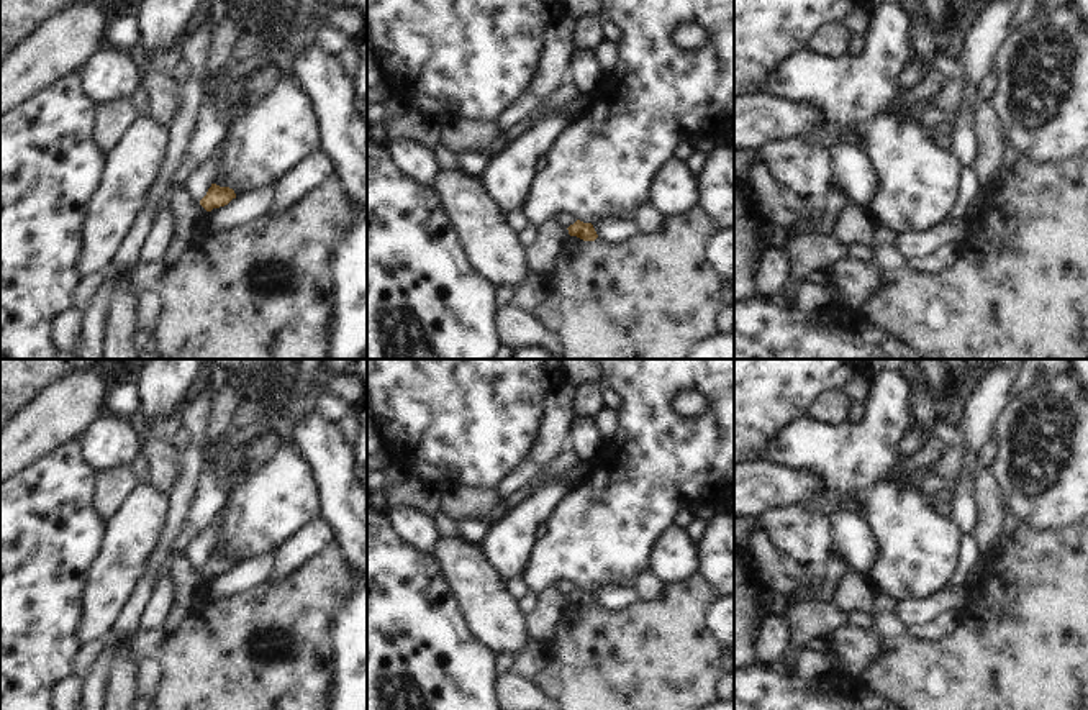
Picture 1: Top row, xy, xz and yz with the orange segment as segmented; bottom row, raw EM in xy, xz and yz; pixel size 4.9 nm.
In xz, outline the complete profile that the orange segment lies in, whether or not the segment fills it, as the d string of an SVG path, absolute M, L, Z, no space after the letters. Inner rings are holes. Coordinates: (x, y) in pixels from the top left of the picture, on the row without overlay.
M577 587L567 597L569 597L570 603L577 603L577 605L580 605L583 608L595 608L598 605L593 592L592 590L583 590L580 587Z

